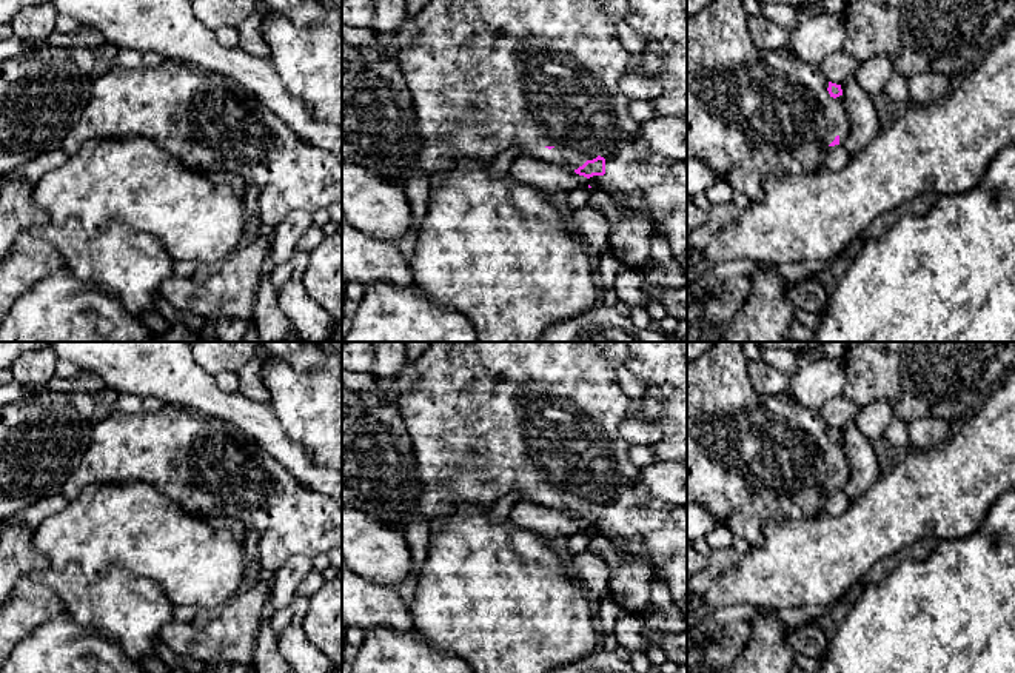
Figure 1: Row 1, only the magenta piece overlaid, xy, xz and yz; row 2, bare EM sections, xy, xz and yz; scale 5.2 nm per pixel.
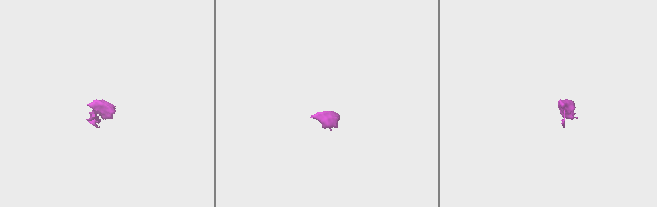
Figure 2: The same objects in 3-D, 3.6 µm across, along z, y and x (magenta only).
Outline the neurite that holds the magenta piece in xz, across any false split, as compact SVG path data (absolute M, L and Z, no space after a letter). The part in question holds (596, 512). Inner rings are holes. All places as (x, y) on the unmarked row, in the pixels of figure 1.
M431 342L413 360L419 373L413 391L396 394L394 400L413 440L414 473L422 488L419 504L430 521L454 511L459 504L471 504L482 511L490 511L501 497L521 493L524 501L574 516L590 525L588 533L601 533L615 544L624 544L628 553L648 559L670 585L673 602L681 605L687 614L687 508L668 504L648 491L628 456L630 444L621 434L621 424L631 411L641 422L658 422L664 410L662 396L656 387L642 397L630 397L622 391L618 373L627 363L627 354L628 342Z

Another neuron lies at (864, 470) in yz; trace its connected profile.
M853 420L841 428L841 434L849 459L849 482L844 493L853 502L878 480L881 468L872 442L859 433Z

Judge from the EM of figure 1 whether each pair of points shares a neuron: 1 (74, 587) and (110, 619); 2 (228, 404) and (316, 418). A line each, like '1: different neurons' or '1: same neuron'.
1: same neuron
2: different neurons

